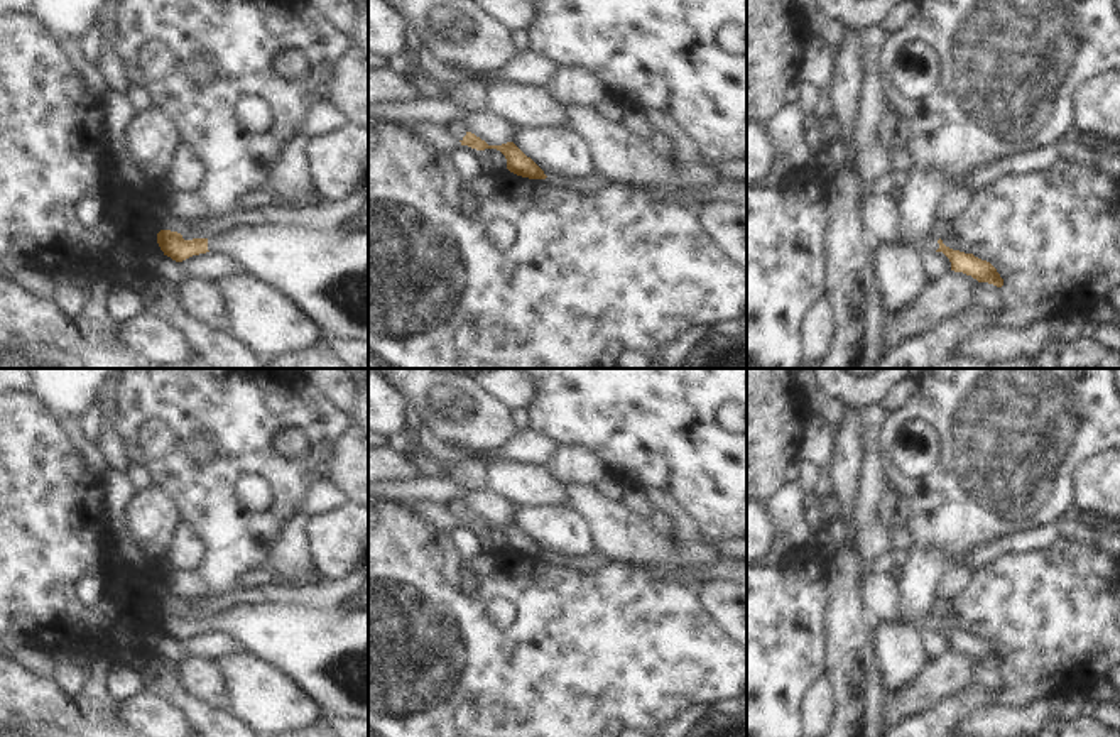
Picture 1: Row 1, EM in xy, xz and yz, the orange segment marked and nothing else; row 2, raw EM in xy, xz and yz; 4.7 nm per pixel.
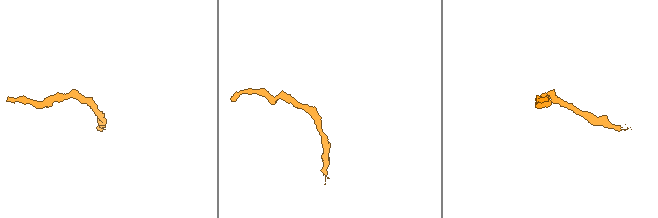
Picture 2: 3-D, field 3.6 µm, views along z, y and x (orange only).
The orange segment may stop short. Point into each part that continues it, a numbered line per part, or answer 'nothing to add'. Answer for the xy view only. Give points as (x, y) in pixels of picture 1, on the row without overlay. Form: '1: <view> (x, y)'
1: xy (323, 651)

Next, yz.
1: yz (929, 622)

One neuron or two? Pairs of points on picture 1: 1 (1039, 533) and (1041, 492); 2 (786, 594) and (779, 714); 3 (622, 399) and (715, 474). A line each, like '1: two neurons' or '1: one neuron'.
1: two neurons
2: one neuron
3: one neuron

